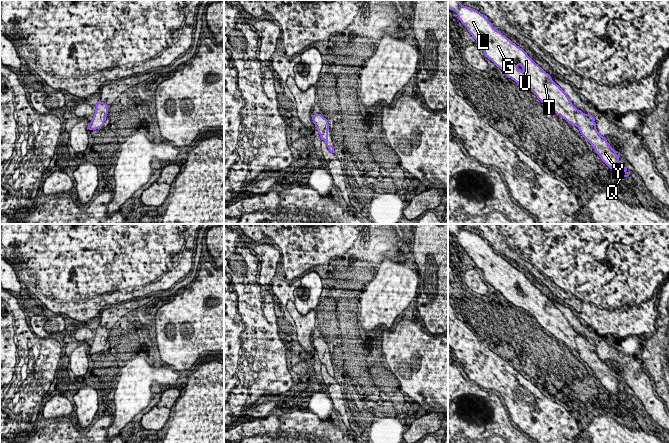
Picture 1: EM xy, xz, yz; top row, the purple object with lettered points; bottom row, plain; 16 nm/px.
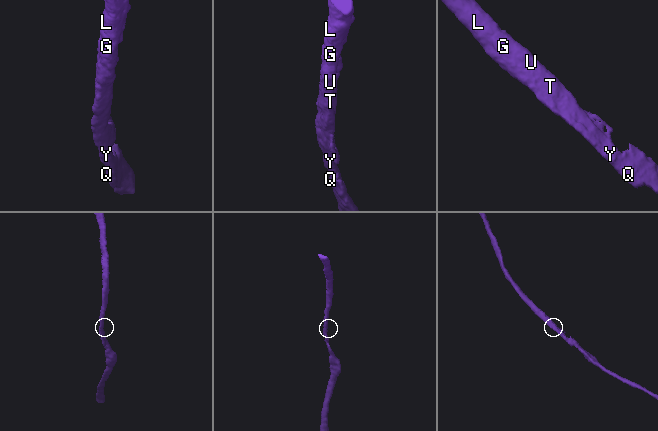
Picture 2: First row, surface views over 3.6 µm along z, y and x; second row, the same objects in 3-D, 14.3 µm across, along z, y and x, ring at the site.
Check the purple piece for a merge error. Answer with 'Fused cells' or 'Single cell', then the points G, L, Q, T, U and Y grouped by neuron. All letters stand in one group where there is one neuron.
Single cell. Groups: G L Q T U Y

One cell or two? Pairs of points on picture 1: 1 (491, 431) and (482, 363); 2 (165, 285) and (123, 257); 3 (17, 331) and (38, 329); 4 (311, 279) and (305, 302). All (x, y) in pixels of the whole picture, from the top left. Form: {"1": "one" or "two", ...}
{"1": "two", "2": "one", "3": "two", "4": "one"}

